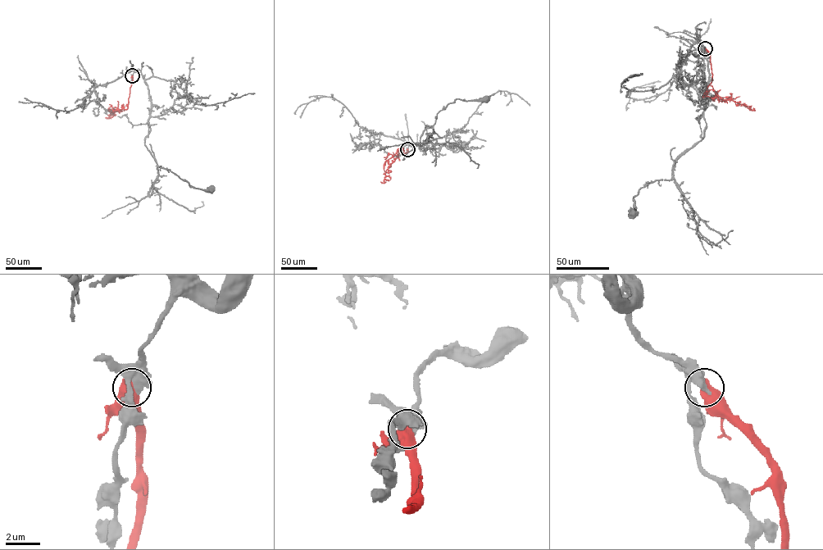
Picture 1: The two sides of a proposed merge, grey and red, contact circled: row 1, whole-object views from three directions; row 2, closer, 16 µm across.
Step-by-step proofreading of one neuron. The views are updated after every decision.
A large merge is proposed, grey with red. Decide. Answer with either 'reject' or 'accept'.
reject

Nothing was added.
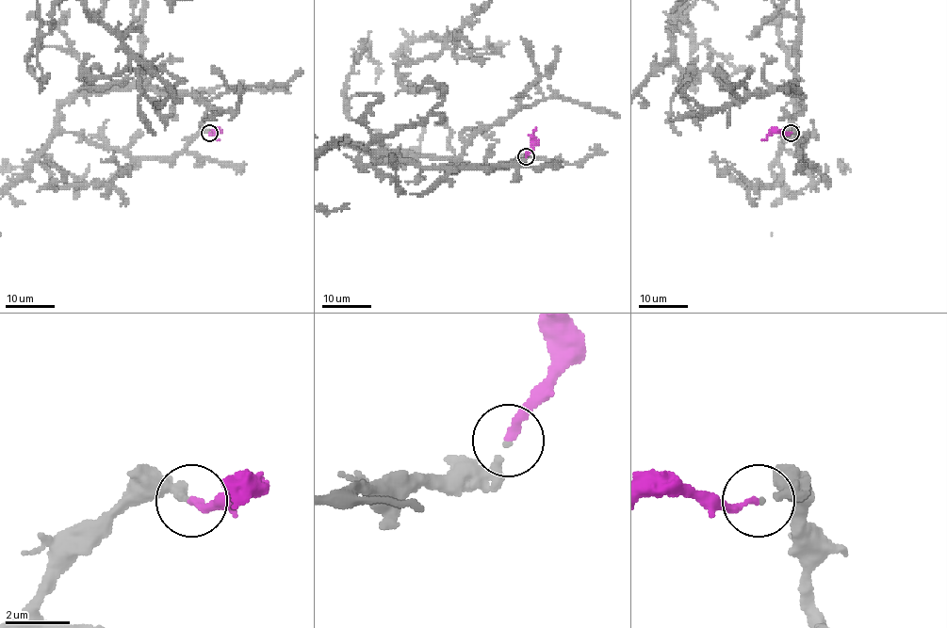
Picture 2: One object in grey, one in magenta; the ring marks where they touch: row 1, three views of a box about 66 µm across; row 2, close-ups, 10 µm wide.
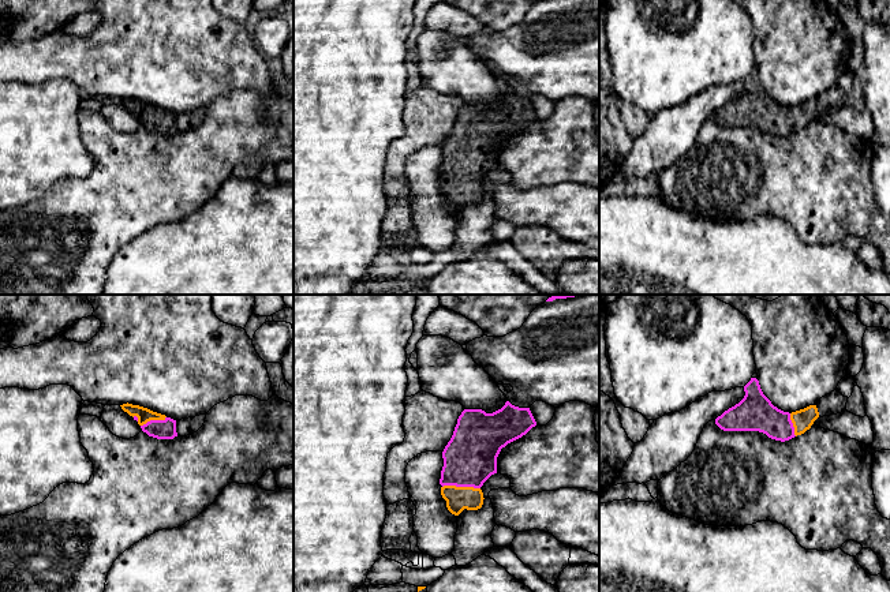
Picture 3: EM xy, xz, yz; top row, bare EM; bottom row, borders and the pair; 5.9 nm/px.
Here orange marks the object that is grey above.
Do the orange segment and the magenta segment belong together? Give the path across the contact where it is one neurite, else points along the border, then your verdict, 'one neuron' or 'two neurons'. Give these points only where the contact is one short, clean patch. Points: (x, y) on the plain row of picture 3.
way xz (457, 193), (462, 182), (462, 171), (470, 153); one neuron

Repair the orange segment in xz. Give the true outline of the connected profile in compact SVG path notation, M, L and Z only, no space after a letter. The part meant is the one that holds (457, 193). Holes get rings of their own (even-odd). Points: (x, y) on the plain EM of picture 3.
M509 95L493 108L482 104L461 106L442 146L444 161L440 173L441 190L452 209L482 202L485 192L480 181L497 168L501 143L535 120L530 102L519 102Z

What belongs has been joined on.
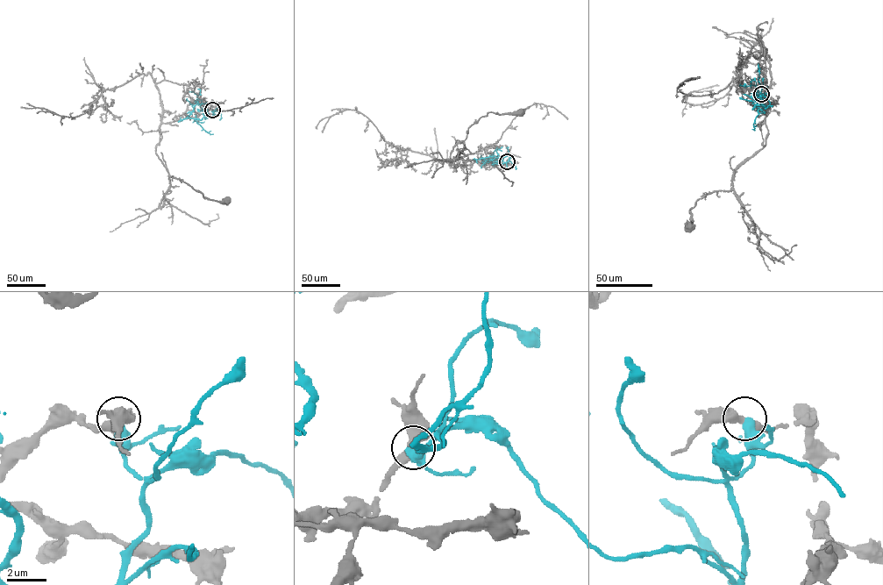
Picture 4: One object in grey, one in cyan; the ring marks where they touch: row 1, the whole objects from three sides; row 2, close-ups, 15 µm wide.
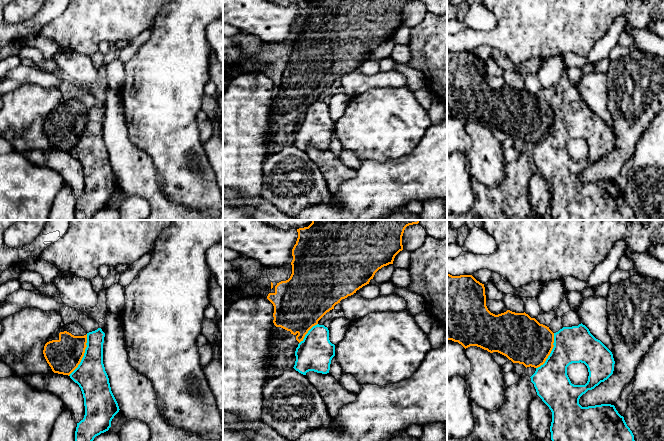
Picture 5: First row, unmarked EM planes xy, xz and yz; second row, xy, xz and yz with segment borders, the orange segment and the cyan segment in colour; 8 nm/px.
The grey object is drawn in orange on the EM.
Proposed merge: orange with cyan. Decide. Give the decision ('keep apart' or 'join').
keep apart

